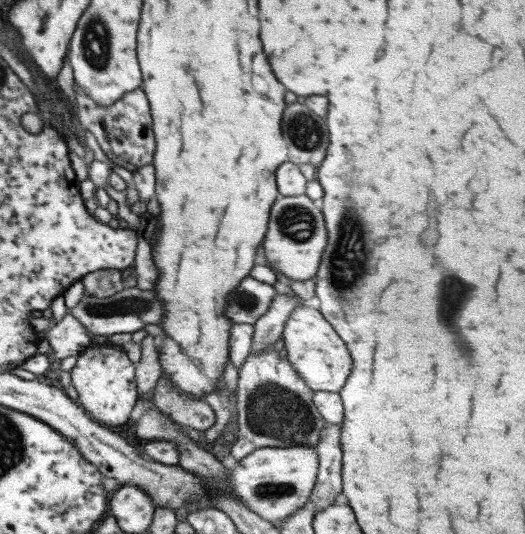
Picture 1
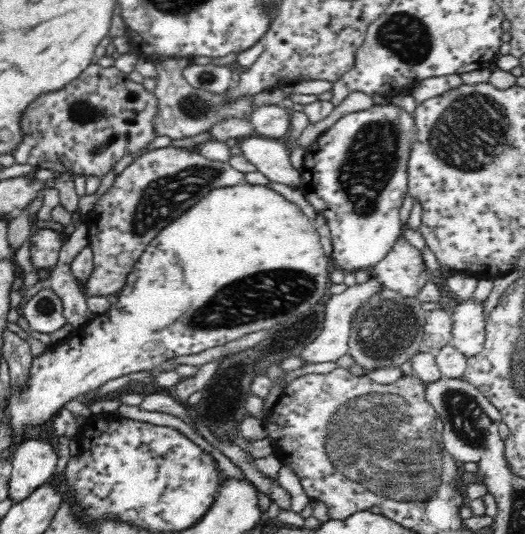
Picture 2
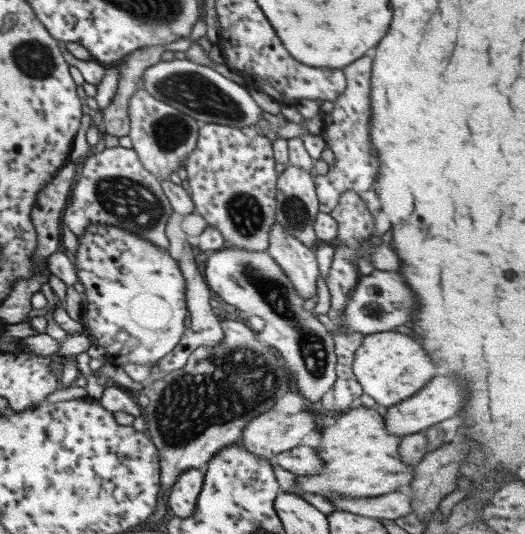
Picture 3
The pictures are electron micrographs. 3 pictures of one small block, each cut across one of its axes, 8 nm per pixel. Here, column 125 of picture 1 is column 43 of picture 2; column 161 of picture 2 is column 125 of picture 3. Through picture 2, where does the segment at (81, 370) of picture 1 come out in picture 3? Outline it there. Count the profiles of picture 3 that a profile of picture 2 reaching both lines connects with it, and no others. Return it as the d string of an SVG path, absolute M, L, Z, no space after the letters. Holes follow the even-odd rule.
M91 224L85 228L83 236L77 238L78 250L75 254L75 270L76 276L79 282L83 286L83 292L85 295L85 301L83 302L83 312L81 314L80 323L82 327L85 327L87 331L87 338L90 340L90 344L96 347L101 347L105 350L107 354L107 361L111 364L118 365L121 367L123 364L141 364L152 366L160 358L163 358L165 354L171 352L171 349L179 342L181 338L181 333L183 333L183 319L185 317L185 312L187 311L187 304L185 304L185 280L179 272L179 264L169 256L167 251L162 249L157 249L151 242L143 236L138 236L133 234L133 232L127 232L119 226L109 226L109 224Z

